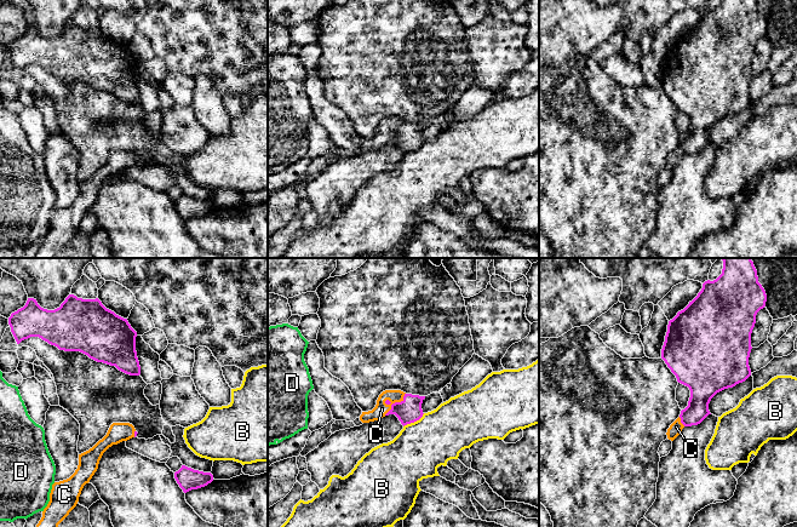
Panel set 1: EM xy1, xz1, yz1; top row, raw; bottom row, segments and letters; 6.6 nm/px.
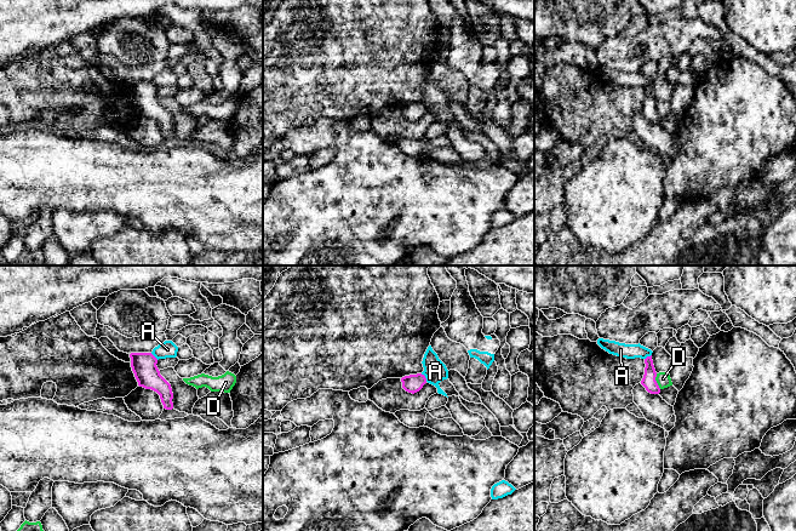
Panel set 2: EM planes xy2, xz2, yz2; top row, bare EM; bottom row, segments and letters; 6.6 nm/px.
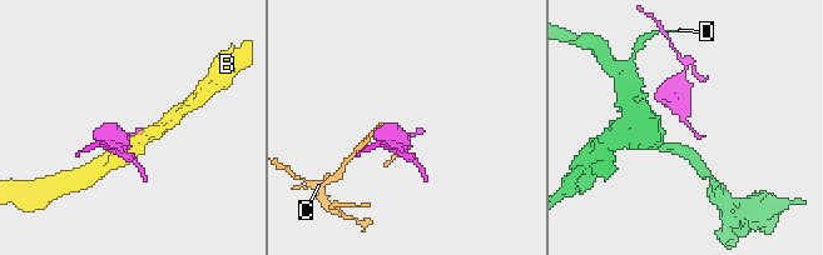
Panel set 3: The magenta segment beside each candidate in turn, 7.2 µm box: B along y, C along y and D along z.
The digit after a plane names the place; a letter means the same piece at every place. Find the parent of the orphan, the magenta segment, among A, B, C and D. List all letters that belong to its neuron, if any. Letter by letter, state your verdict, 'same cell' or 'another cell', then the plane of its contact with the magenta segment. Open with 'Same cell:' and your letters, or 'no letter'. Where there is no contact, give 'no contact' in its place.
Same cell: C
A: another cell; contact in xz2
B: another cell; contact in xz1
C: same cell; contact in xz1
D: another cell; contact in yz2

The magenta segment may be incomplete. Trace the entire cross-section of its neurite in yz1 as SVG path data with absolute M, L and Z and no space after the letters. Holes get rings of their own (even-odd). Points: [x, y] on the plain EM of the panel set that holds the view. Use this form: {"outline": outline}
{"outline": "M722 0L713 10L705 10L698 24L669 50L661 87L677 110L688 115L690 126L688 134L667 157L667 167L673 170L684 155L700 153L710 142L709 132L719 120L745 110L751 104L749 86L751 81L751 62L756 52L757 41L766 35L767 23L758 11L757 0Z"}

